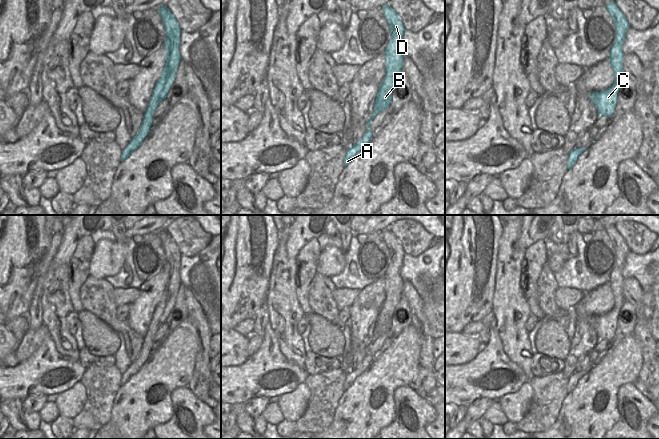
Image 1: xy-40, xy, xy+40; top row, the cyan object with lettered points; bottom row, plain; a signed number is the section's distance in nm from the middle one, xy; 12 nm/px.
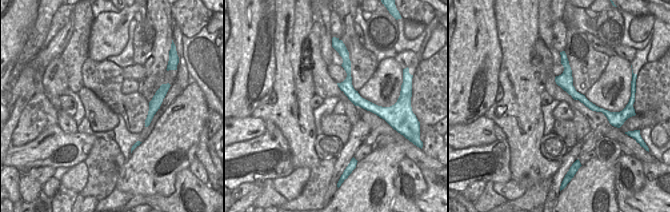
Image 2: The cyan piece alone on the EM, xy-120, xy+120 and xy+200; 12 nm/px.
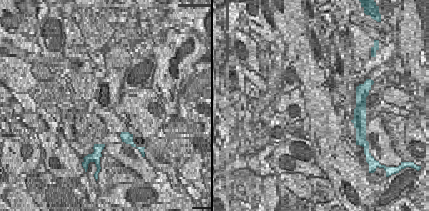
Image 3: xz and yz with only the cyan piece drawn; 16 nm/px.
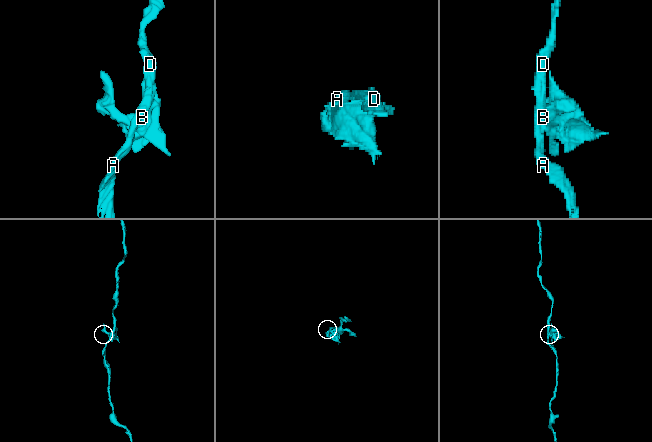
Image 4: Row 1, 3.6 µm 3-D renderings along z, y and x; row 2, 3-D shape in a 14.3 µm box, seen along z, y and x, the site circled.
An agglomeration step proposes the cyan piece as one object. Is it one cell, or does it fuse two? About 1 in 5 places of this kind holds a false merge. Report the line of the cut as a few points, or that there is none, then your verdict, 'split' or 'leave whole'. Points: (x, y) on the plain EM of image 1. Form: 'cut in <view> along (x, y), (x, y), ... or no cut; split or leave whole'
cut in xy+40 along (618, 311), (613, 309), (607, 314); split

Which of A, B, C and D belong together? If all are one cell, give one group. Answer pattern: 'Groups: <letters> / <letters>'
Groups: A B D / C

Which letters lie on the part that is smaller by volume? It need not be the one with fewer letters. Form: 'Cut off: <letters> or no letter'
Cut off: C

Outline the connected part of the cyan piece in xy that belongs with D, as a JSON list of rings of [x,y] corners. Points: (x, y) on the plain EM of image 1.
[[[384,229],[382,231],[382,236],[390,253],[390,263],[383,276],[385,280],[385,301],[379,309],[372,339],[366,346],[366,356],[360,365],[346,373],[344,390],[349,389],[353,381],[363,373],[372,362],[372,356],[369,354],[370,346],[378,337],[383,335],[386,330],[390,329],[392,325],[392,314],[402,295],[404,280],[400,276],[400,270],[402,267],[402,259],[405,254],[404,250],[397,237],[389,229]]]

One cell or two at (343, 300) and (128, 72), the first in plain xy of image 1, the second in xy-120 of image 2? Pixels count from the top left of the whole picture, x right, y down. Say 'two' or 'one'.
one

